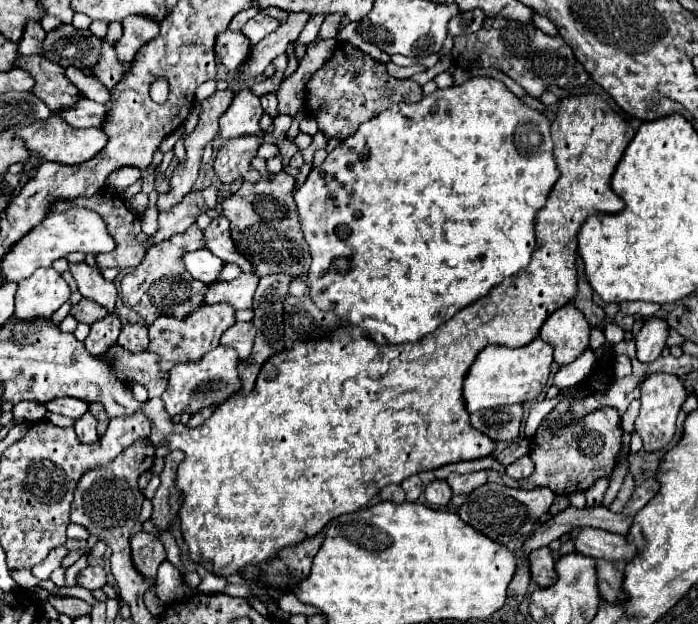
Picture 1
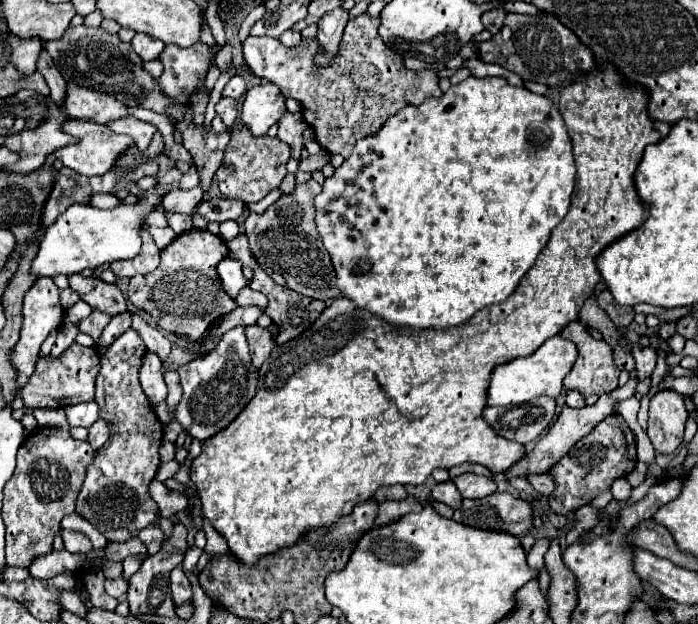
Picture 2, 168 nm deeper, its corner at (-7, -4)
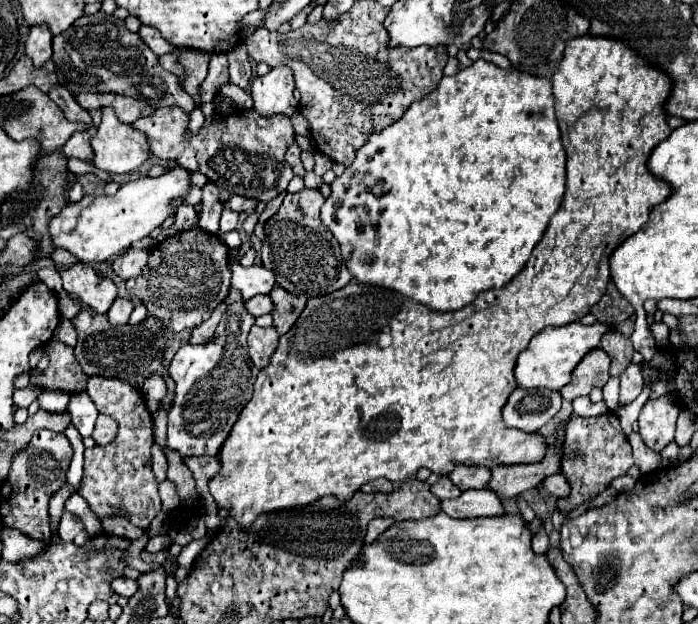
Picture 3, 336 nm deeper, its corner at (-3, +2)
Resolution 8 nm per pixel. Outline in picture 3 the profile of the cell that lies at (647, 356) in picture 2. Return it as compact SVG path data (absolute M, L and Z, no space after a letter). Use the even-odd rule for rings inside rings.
M629 365L625 373L619 377L621 389L619 389L619 405L627 405L639 397L643 391L643 377L641 377L641 365Z

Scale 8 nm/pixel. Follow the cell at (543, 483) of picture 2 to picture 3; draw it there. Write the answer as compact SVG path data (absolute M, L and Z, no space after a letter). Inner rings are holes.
M555 473L555 475L547 477L547 479L543 481L543 489L545 489L549 495L557 497L557 499L563 499L563 497L567 497L567 495L571 493L571 487L569 487L567 479L565 479L561 473Z

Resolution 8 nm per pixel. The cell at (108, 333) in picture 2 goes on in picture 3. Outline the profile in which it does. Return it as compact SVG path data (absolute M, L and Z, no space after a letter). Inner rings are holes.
M117 297L111 305L111 309L107 311L107 317L111 321L111 325L123 325L129 321L129 315L131 315L131 309L133 309L133 301L125 299L125 297Z

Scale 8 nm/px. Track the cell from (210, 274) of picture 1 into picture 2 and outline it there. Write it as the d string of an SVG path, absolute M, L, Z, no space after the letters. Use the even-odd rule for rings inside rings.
M225 257L223 263L217 265L217 273L219 273L219 279L221 279L221 283L223 283L223 289L225 289L225 293L227 293L229 297L235 297L235 295L239 293L239 289L249 283L249 281L243 277L243 273L241 273L239 261L229 259L229 257Z

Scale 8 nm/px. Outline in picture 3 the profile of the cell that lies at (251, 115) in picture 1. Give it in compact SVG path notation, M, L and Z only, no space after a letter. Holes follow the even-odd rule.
M287 65L273 67L267 75L257 77L251 83L251 97L255 103L255 111L263 115L271 113L293 115L297 111L293 89L295 85L291 69Z

